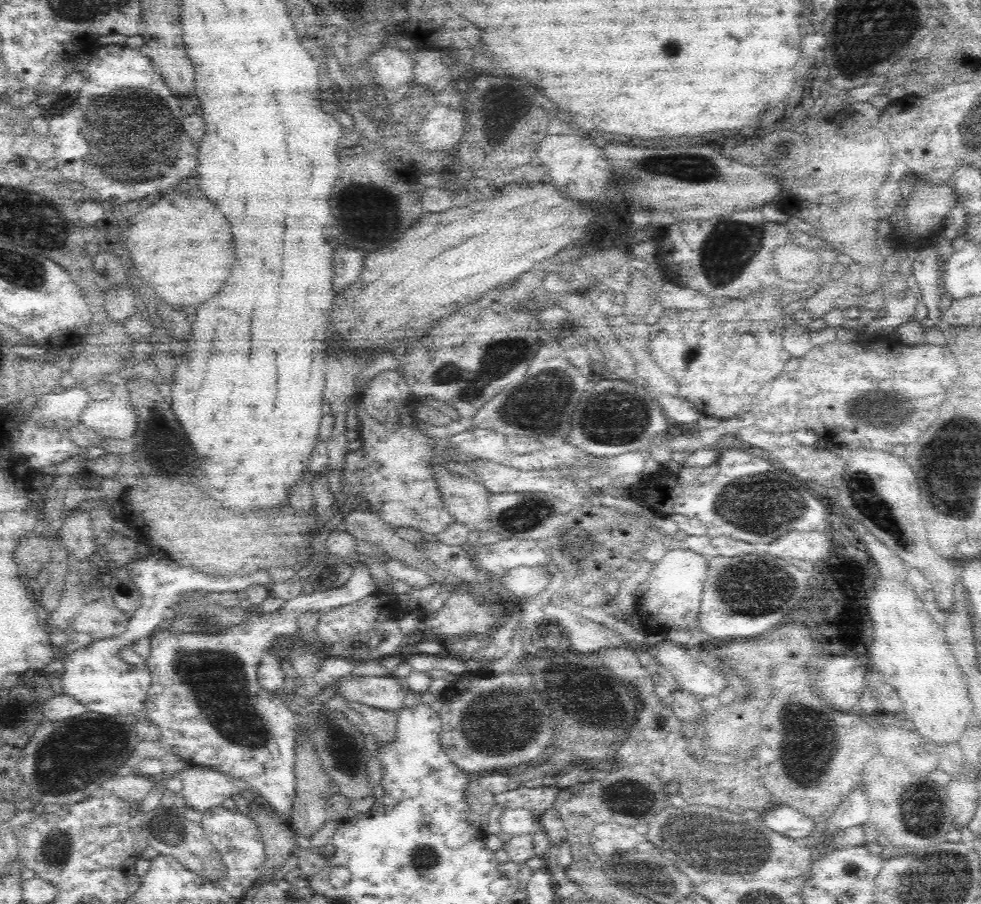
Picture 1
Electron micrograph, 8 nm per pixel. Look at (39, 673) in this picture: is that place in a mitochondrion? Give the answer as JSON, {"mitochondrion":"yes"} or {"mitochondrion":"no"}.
{"mitochondrion":"no"}

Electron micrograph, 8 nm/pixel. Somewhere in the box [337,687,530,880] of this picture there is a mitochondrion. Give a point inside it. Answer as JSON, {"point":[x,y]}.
{"point":[424,858]}

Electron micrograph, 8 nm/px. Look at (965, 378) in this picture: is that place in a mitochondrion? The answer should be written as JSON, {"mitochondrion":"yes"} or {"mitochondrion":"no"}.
{"mitochondrion":"no"}

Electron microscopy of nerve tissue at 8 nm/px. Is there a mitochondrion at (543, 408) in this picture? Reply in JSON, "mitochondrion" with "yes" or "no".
{"mitochondrion":"yes"}

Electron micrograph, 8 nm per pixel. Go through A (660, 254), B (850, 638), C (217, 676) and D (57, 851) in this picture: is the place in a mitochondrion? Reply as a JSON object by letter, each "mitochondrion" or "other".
{"A":"other","B":"other","C":"mitochondrion","D":"mitochondrion"}

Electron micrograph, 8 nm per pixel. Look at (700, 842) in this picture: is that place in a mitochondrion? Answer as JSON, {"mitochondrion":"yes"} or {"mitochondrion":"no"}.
{"mitochondrion":"yes"}

